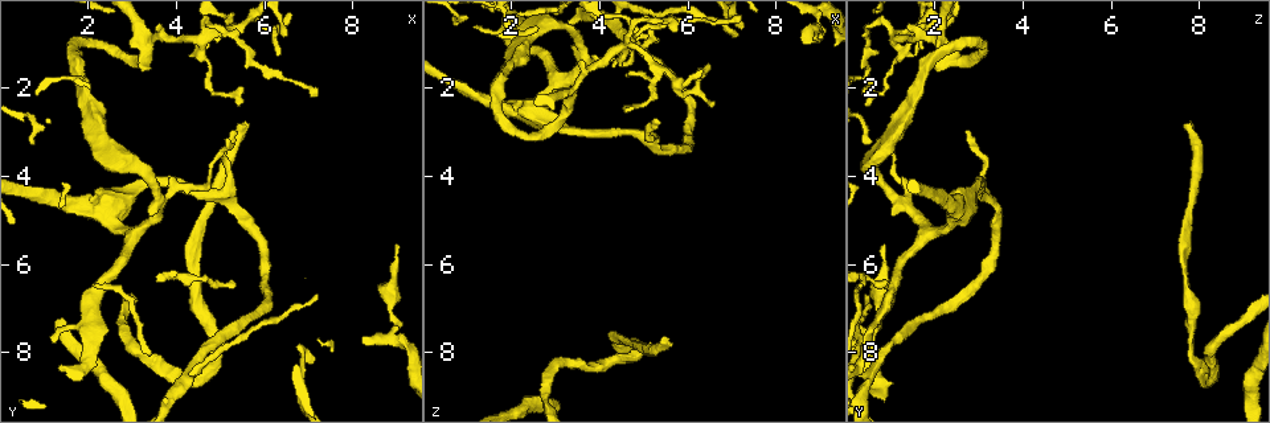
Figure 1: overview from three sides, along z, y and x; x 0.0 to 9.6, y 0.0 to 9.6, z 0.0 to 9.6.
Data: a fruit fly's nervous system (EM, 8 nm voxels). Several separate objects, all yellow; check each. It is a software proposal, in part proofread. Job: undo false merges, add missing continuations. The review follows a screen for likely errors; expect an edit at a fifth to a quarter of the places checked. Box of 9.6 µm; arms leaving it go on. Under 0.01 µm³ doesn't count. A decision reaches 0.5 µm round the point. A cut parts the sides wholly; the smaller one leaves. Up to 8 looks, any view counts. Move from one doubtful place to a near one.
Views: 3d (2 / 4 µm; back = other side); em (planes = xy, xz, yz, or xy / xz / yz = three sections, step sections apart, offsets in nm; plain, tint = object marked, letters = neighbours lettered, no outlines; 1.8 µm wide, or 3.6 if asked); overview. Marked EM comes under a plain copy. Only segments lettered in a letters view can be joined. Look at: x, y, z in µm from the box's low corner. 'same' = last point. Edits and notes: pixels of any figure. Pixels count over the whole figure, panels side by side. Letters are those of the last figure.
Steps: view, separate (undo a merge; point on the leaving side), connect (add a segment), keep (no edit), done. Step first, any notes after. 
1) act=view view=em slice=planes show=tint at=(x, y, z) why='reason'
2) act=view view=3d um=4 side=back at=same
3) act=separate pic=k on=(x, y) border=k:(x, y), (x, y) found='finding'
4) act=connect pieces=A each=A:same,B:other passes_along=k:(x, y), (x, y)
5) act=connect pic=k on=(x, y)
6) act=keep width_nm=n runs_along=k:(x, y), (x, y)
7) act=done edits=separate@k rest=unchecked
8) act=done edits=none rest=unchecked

act=view view=3d um=2 at=(5.60, 2.85, 7.80) why='long arm stops here'

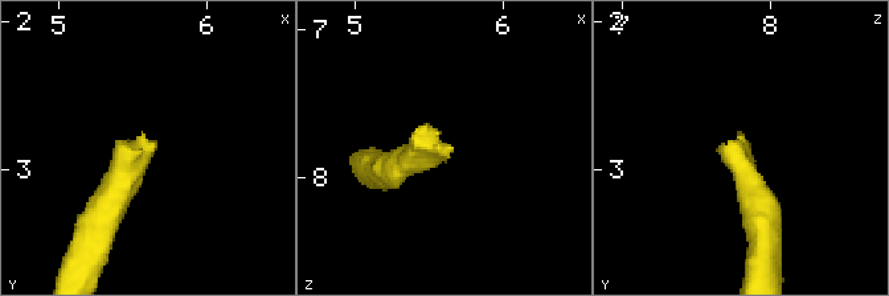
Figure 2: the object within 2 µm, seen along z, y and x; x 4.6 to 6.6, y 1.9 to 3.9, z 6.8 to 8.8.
act=view view=em slice=yz step=8 show=tint at=(5.60, 2.80, 7.84)

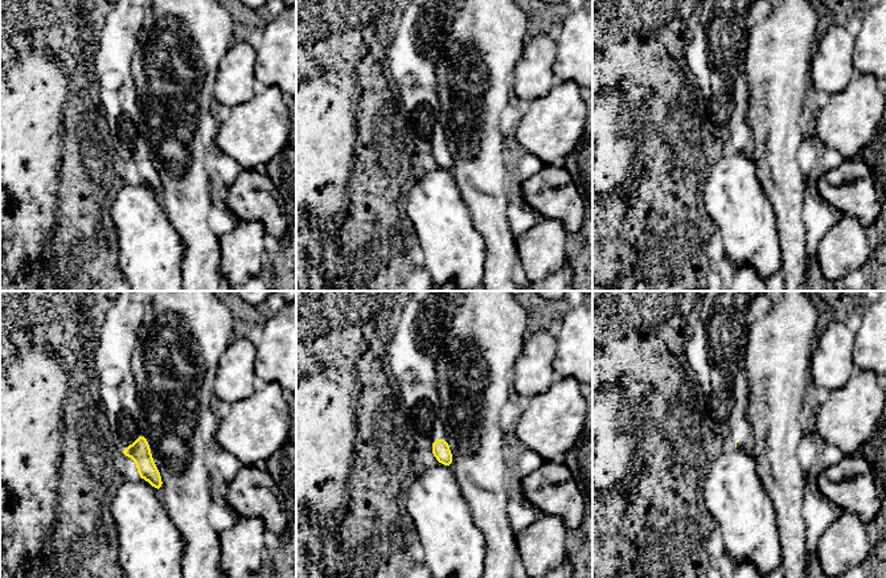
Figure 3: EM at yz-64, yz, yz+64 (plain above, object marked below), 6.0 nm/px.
act=view view=em slice=yz step=8 show=letters at=same why='what lies round it'

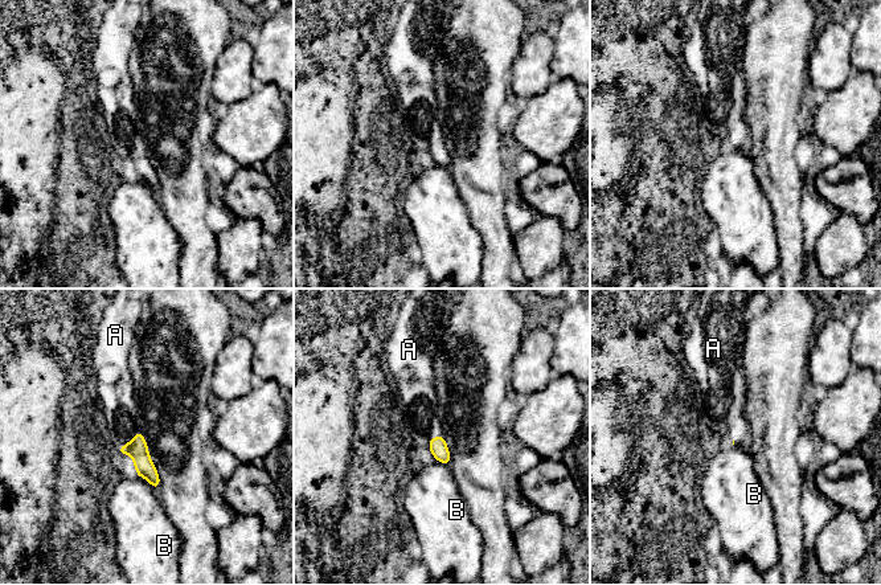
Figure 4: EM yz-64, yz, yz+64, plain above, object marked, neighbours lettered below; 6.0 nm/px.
act=connect pieces=A each=A:same,B:other passes_along=4:(138, 449), (128, 442), (118, 403) found='the cell continues'

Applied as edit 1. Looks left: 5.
act=view view=overview

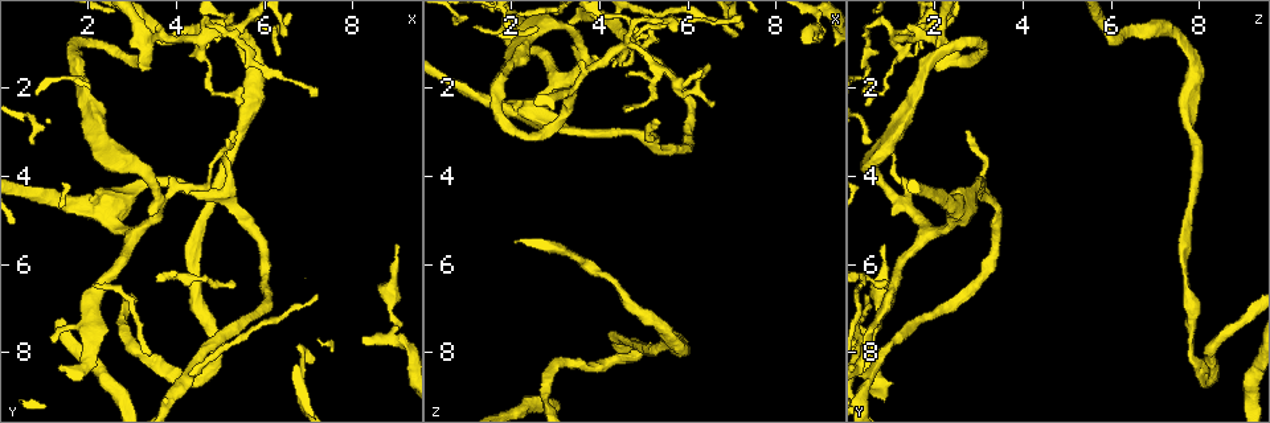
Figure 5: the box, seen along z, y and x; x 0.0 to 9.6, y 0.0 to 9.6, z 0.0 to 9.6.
act=view view=em slice=planes show=letters at=(9.00, 5.50, 0.90)

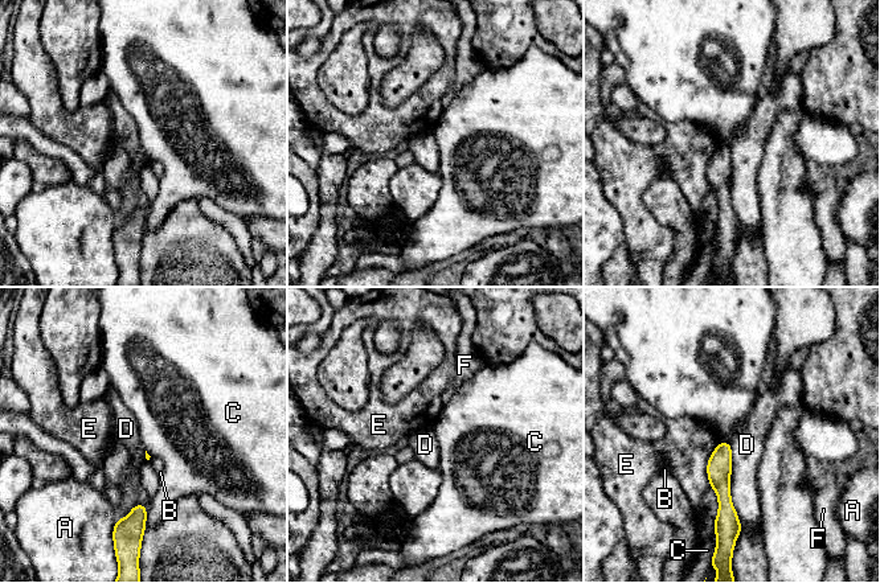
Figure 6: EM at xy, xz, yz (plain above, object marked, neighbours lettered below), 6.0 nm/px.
act=keep each=A:other,B:other,C:other,D:other,E:other,F:other found='no lettered segment goes on from it'

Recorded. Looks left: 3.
act=view view=em slice=xz step=4 show=tint at=(5.45, 0.65, 1.65) why='abrupt turn'

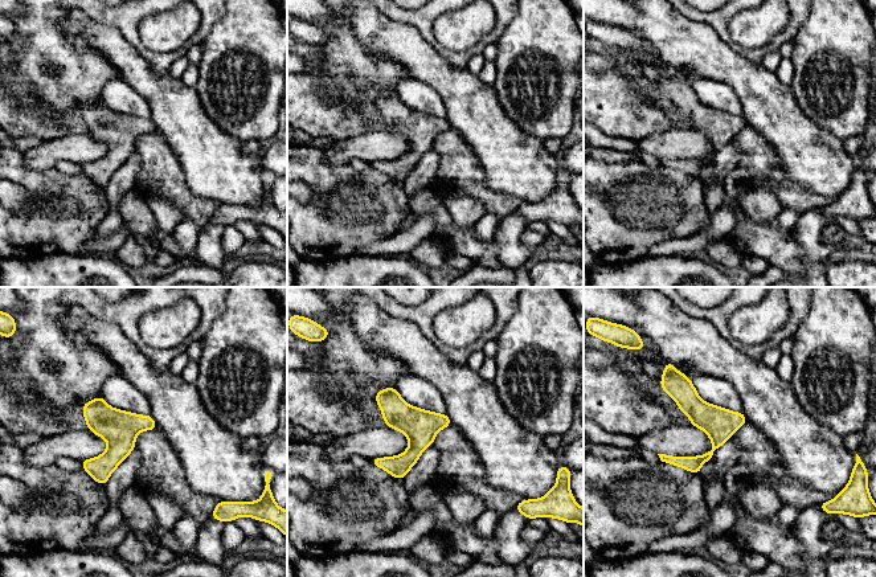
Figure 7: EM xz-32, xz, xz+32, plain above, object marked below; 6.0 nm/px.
act=view view=em slice=planes show=letters at=same why='cut it another way'

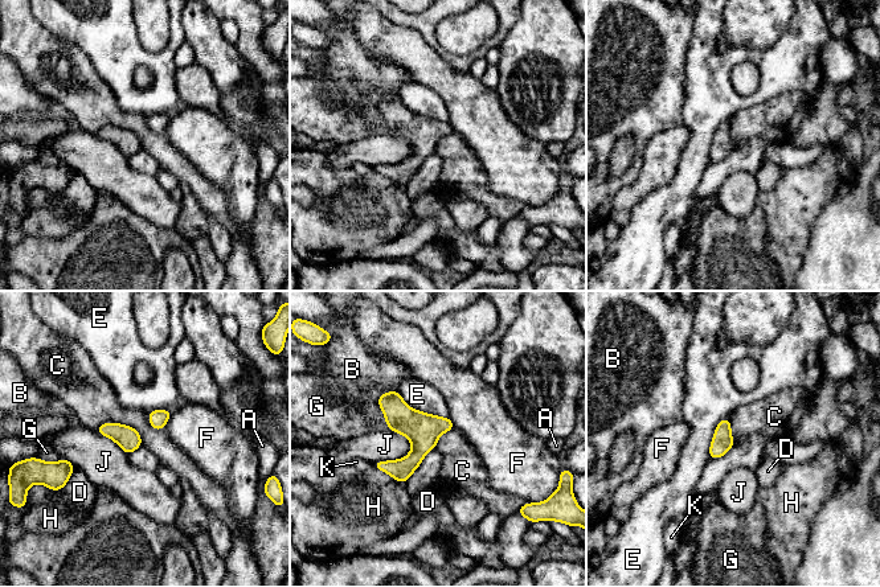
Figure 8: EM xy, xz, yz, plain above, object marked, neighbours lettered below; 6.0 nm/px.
act=keep width_nm=120 longest_contact=E:340nm each=A:other,B:other,C:other,D:other,E:other,F:other,G:other,H:other,J:other,K:other found='one cell here'

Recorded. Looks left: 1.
act=done edits=connect@4 rest=unchecked

